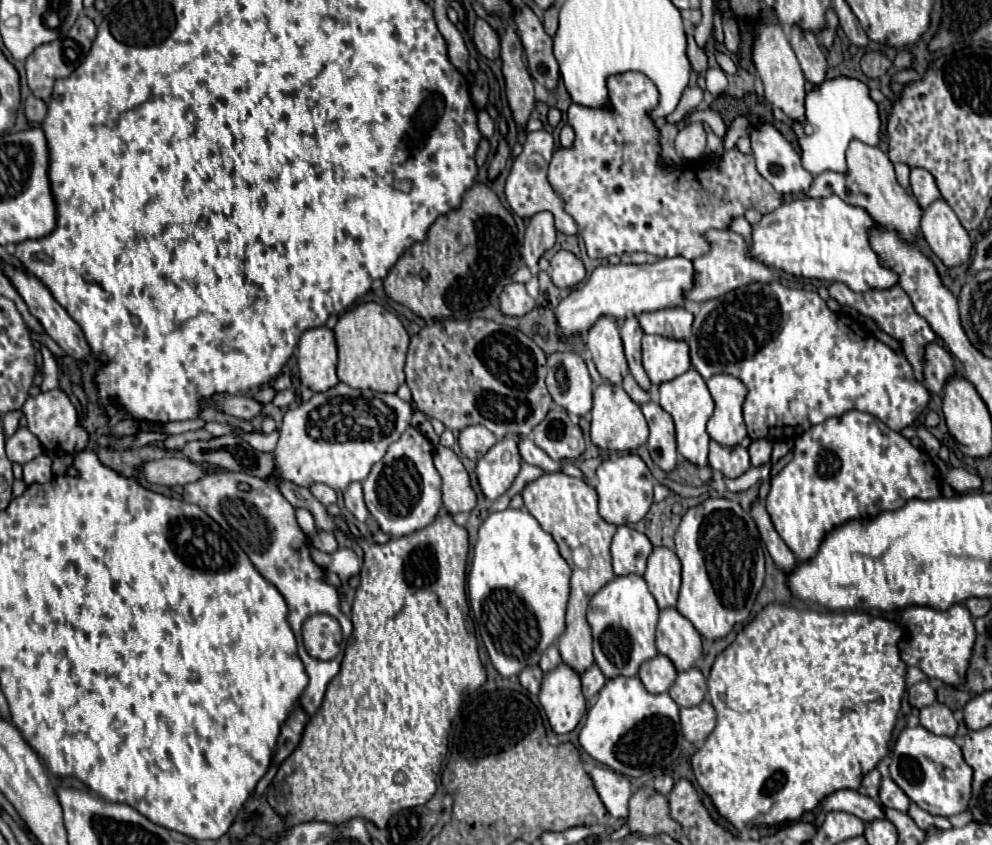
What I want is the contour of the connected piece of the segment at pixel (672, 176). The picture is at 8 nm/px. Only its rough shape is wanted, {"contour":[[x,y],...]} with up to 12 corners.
{"contour":[[644,73],[568,107],[548,181],[590,257],[696,259],[784,197],[736,147],[662,167]]}

